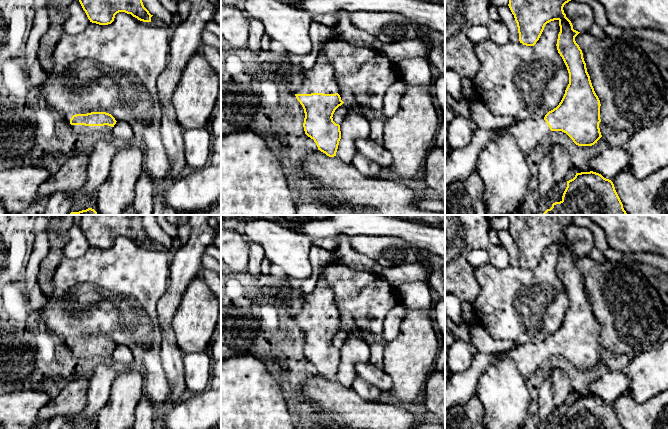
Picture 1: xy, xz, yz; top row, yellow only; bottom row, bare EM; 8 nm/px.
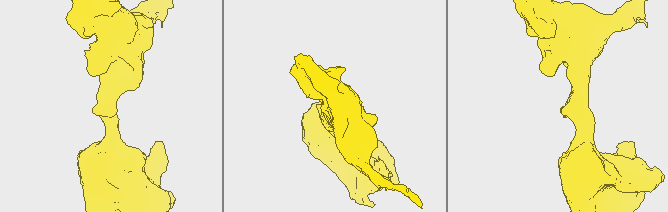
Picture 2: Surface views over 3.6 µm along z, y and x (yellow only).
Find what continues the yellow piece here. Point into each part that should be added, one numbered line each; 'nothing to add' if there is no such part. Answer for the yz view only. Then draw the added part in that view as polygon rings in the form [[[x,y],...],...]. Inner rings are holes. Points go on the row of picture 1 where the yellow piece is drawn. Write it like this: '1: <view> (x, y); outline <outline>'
1: yz (460, 163); outline [[[527,119],[508,128],[477,129],[467,146],[451,149],[447,155],[445,159],[445,188],[455,180],[467,179],[476,170],[480,151],[492,138],[503,132],[510,133],[515,138],[519,149],[526,153],[536,148],[550,131],[544,119]]]

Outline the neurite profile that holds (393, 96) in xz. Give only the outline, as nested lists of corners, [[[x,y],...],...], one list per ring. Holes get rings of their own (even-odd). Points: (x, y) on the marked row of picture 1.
[[[400,78],[387,89],[384,95],[384,107],[381,110],[384,119],[393,117],[399,111],[406,90],[407,84]]]

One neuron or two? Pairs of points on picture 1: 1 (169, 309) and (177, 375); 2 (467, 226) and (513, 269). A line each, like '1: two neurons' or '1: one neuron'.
1: one neuron
2: two neurons

